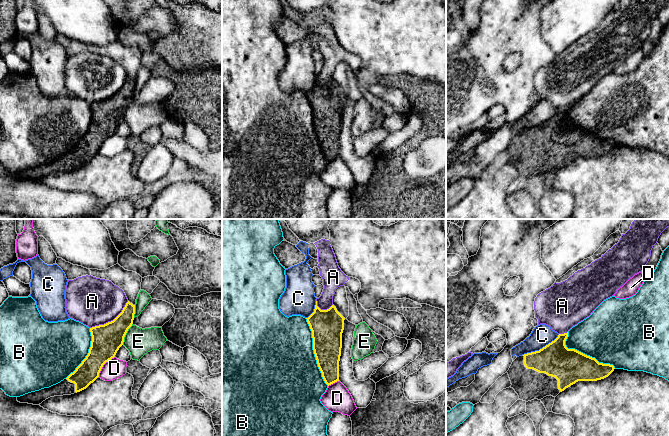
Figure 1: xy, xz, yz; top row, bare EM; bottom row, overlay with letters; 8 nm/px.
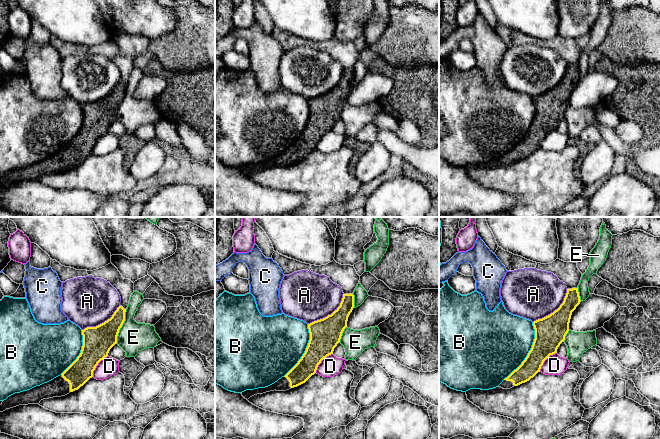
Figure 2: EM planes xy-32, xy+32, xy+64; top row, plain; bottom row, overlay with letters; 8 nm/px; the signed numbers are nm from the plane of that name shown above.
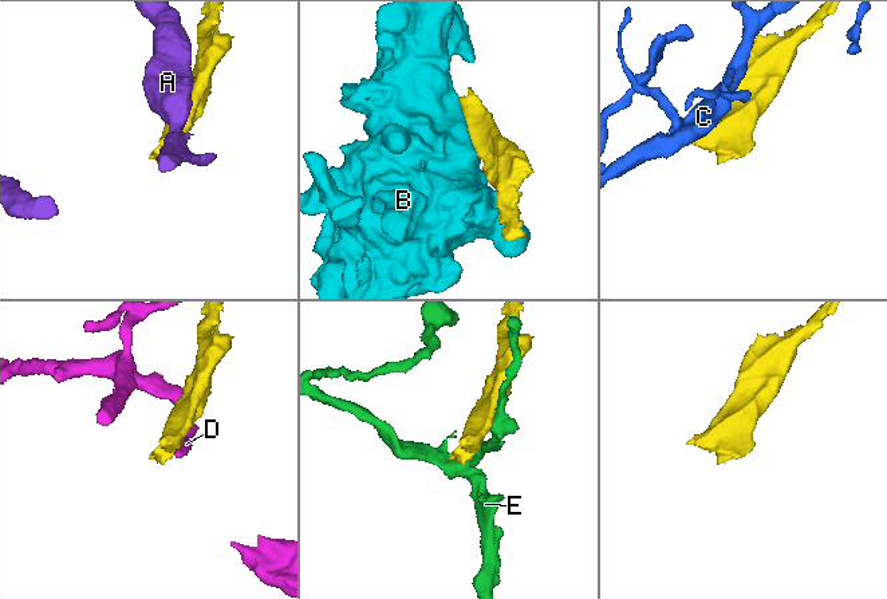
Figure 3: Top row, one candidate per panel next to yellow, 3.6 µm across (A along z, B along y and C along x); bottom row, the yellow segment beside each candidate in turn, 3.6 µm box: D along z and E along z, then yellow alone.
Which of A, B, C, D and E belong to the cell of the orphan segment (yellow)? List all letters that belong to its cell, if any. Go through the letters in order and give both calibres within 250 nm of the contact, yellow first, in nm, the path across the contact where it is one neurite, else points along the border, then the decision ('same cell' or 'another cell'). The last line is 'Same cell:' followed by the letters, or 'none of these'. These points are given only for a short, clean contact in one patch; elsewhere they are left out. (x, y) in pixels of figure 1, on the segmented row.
A: 240/380 nm | another cell
B: 260/500 nm | another cell
C: 280/170 nm | along yz (559, 334), (538, 350), (527, 352), (523, 355) | another cell
D: 240/160 nm | another cell
E: 240/220 nm | another cell
Same cell: none of these

